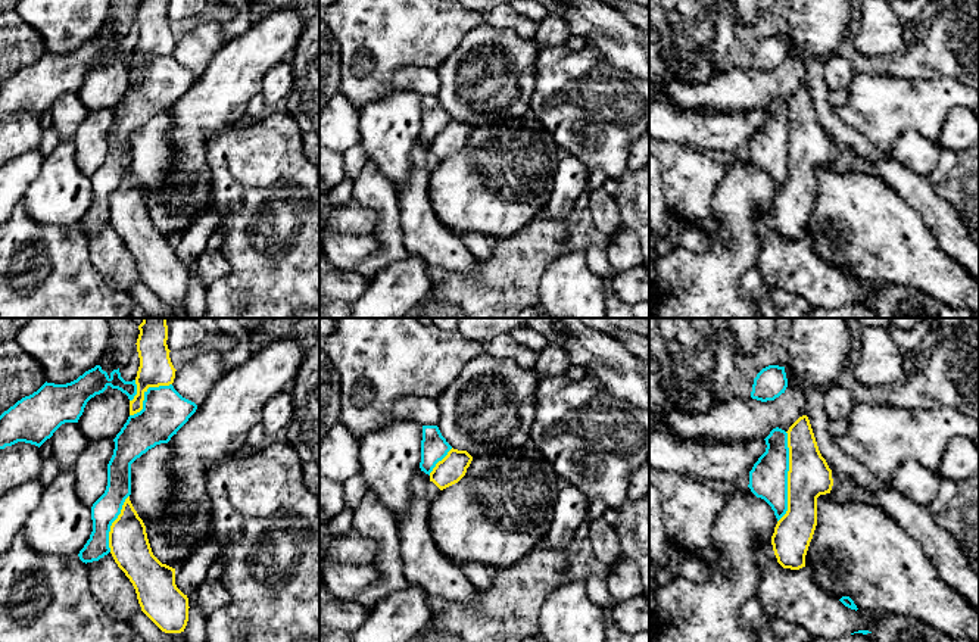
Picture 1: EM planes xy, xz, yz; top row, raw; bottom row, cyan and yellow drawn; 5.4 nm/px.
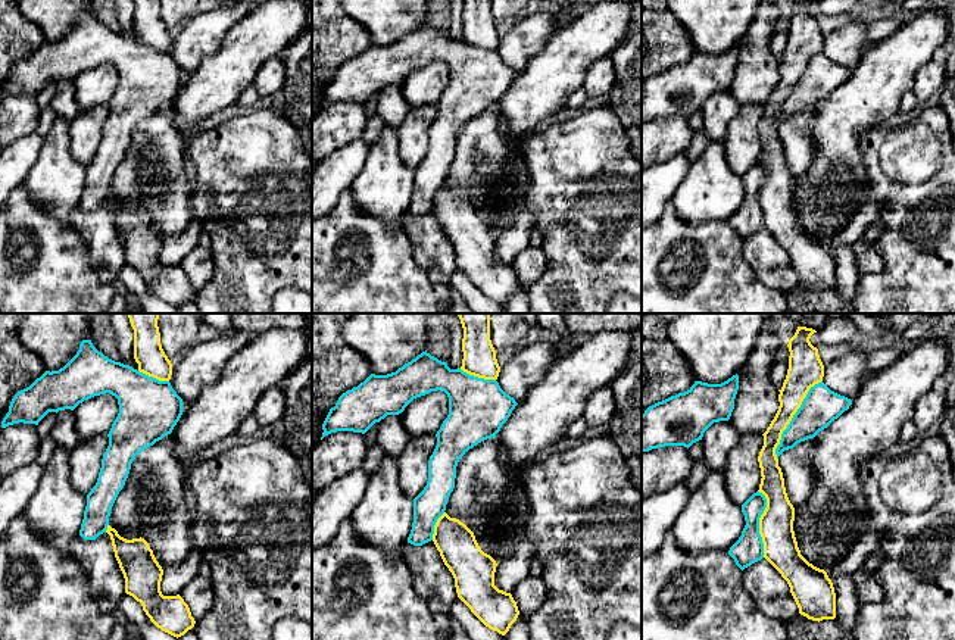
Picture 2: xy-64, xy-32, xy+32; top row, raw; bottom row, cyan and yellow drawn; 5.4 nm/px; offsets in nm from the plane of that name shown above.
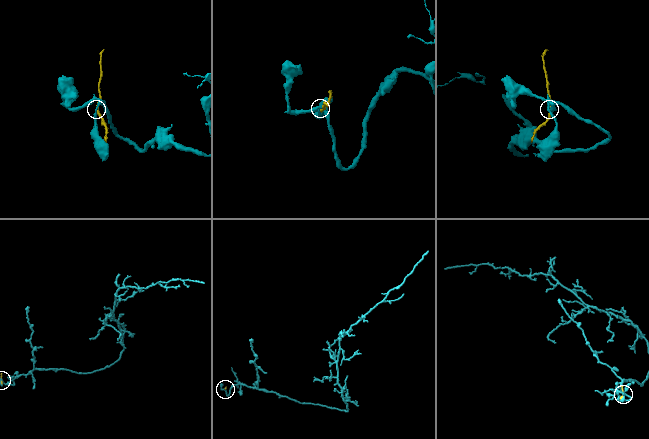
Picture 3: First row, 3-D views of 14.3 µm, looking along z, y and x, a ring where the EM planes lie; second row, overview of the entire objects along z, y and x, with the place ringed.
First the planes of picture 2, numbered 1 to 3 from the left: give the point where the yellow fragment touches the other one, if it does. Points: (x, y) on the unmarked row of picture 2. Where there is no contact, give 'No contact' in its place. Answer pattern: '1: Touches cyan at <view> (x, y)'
1: Touches cyan at xy-64 (152, 47)
2: Touches cyan at xy-32 (477, 47)
3: Touches cyan at xy+32 (792, 89)

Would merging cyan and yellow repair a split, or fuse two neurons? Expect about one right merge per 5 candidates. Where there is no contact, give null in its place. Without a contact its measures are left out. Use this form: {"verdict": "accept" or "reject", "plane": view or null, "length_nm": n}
{"verdict": "reject", "plane": "yz", "length_nm": 500}

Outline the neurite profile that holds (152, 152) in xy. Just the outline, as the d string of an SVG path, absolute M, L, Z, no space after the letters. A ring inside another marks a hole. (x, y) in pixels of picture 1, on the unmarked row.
M168 113L156 115L131 134L130 171L144 196L160 191L174 159Z

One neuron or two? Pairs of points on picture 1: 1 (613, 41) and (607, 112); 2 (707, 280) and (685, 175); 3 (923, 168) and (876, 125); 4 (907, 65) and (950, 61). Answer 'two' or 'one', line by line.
1: two
2: two
3: two
4: one

